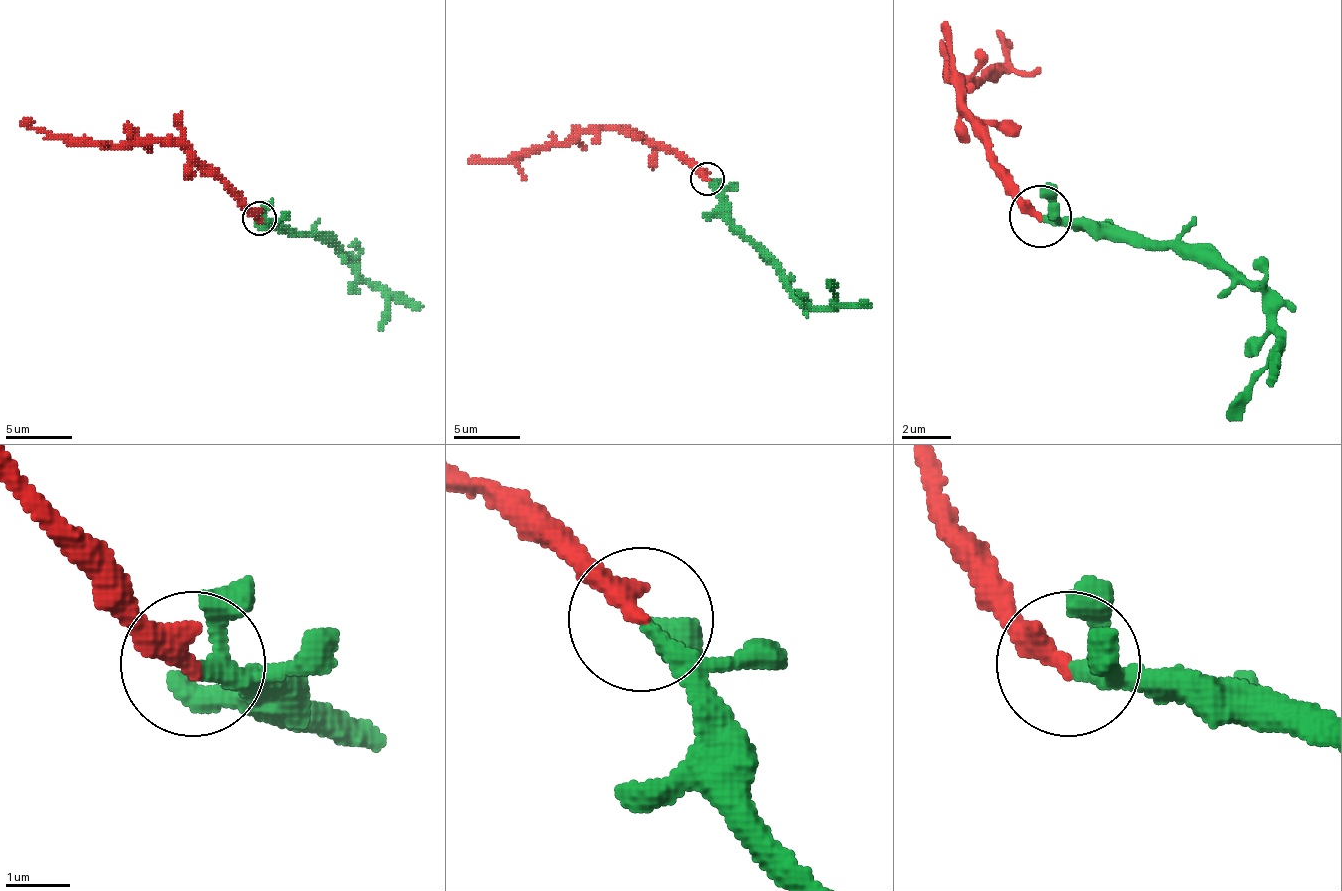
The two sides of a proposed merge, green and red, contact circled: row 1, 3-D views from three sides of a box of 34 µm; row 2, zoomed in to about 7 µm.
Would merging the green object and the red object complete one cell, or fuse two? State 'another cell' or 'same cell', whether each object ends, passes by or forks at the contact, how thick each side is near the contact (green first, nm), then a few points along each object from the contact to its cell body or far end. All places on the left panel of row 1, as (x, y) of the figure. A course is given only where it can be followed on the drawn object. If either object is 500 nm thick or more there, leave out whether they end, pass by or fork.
same cell; green passes by; red ends; calibres 240 and 360 nm; course green (258, 219), (319, 232), (379, 289), (386, 316), (379, 329); course red (258, 219), (178, 145), (131, 142), (98, 145), (21, 122)

